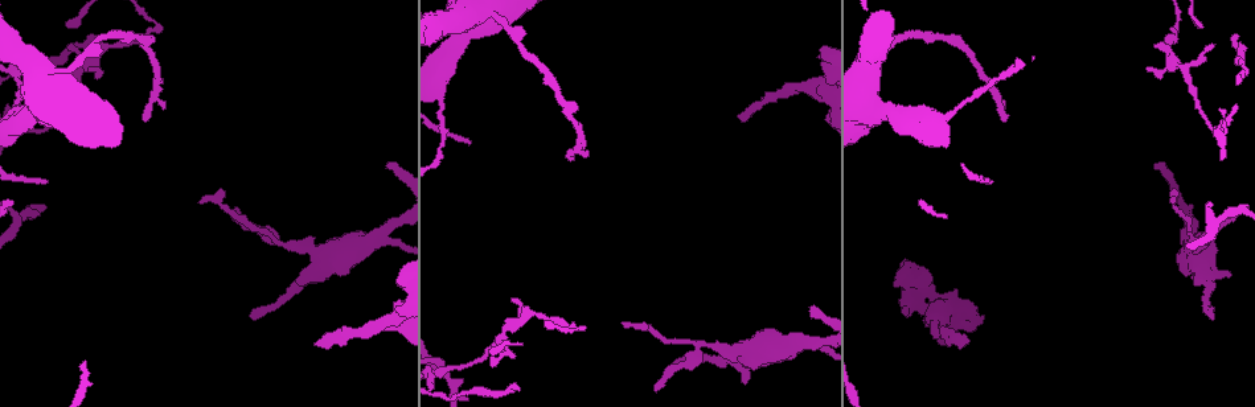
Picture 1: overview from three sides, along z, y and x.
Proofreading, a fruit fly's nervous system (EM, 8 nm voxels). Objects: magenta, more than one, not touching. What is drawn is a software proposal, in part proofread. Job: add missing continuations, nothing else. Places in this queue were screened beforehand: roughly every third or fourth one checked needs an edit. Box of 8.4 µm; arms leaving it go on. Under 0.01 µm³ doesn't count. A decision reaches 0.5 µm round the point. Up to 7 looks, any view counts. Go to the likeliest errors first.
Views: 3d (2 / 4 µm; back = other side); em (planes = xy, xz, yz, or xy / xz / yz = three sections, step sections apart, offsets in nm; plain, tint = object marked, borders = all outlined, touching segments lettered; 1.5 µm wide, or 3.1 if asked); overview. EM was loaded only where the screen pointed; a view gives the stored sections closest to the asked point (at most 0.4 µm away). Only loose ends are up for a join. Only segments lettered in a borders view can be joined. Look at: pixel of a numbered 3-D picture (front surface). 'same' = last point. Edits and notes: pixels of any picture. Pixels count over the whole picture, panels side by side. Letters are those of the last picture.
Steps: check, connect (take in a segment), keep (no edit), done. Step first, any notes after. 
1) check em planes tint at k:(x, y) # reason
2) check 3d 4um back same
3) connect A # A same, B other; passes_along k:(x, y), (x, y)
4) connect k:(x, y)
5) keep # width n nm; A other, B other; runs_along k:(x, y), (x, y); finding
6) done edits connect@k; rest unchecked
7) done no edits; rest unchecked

check 3d 4um at 1:(741, 116) # an open end

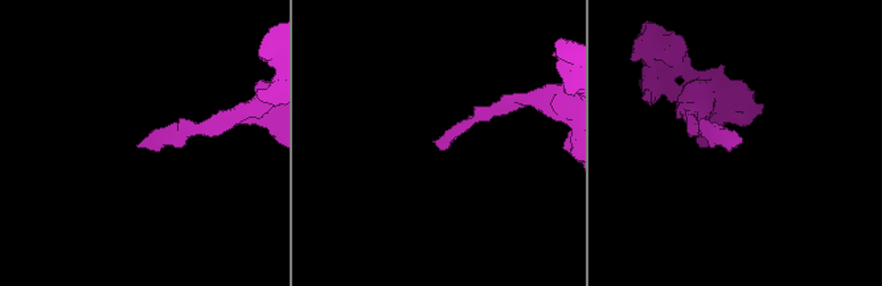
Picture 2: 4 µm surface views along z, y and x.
check em xz step 8 borders at 2:(143, 139)

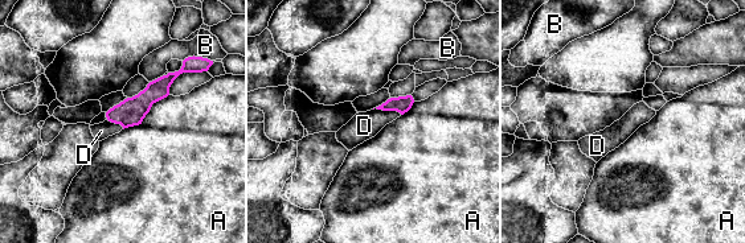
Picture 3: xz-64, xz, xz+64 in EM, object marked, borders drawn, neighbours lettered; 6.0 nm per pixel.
check em planes borders same

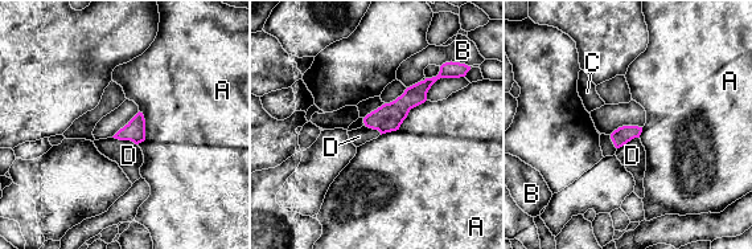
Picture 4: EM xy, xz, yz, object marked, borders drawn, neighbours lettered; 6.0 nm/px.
connect 4:(128, 155) # longest_contact A 360 nm; A other, B other, C other, D same; the neuron continues

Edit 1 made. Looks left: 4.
check overview # see it whole again

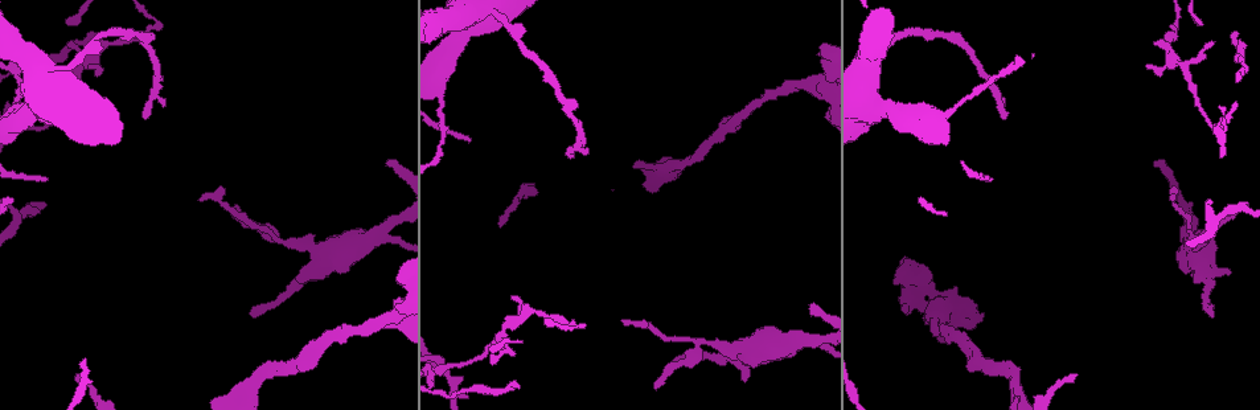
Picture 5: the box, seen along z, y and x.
check 3d 2um at 5:(96, 67) # free end

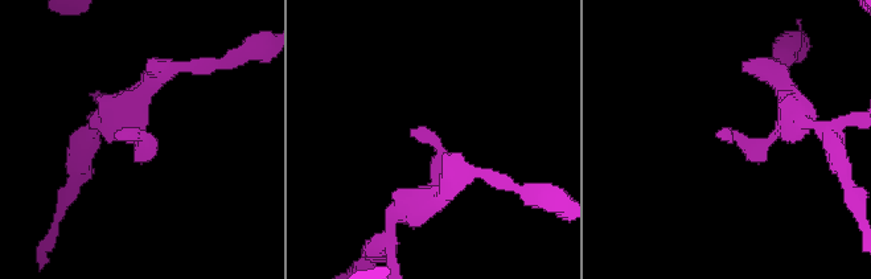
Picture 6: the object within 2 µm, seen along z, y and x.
check em xz step 4 borders at 6:(130, 134)

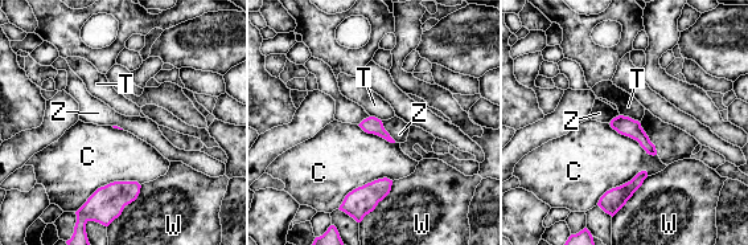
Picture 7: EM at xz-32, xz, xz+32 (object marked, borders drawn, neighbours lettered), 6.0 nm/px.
keep # C other, T other, W other, Z other; border 7:(381, 121), (385, 130), (395, 141); none of them fits

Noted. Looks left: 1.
done edits connect@4; rest unchecked

